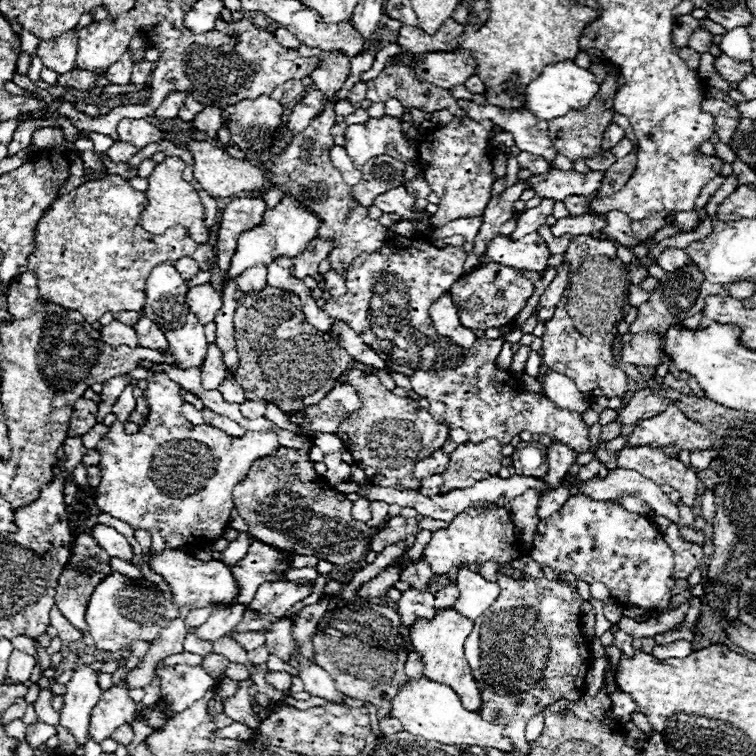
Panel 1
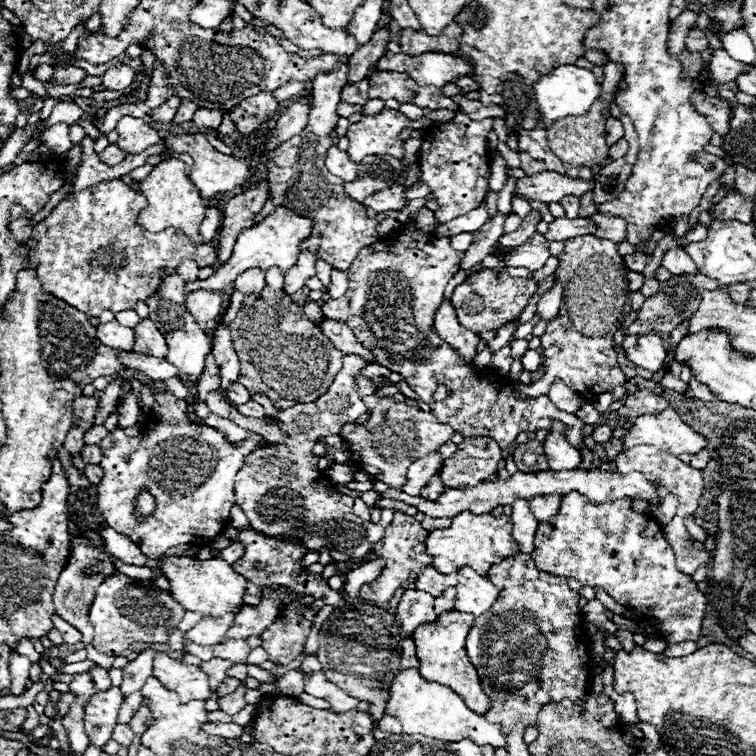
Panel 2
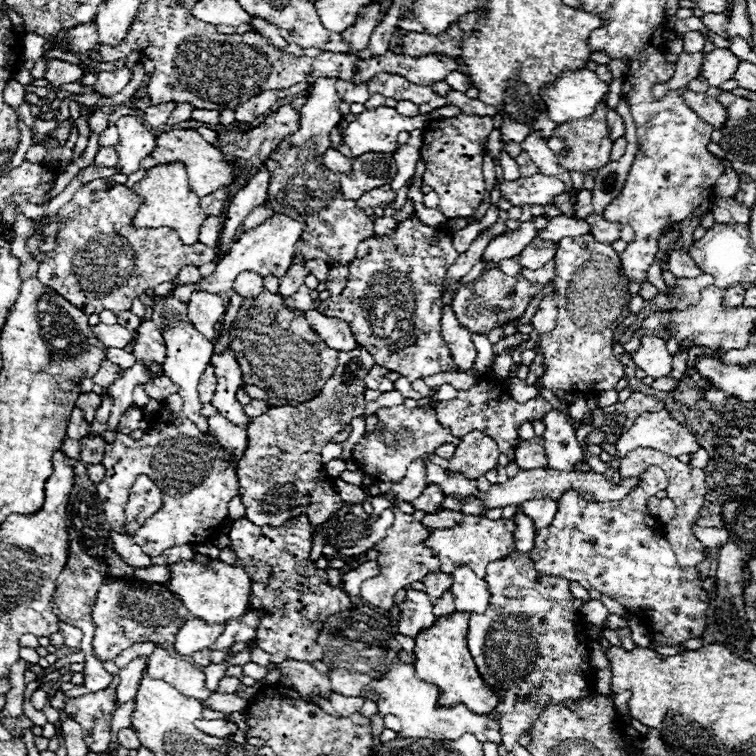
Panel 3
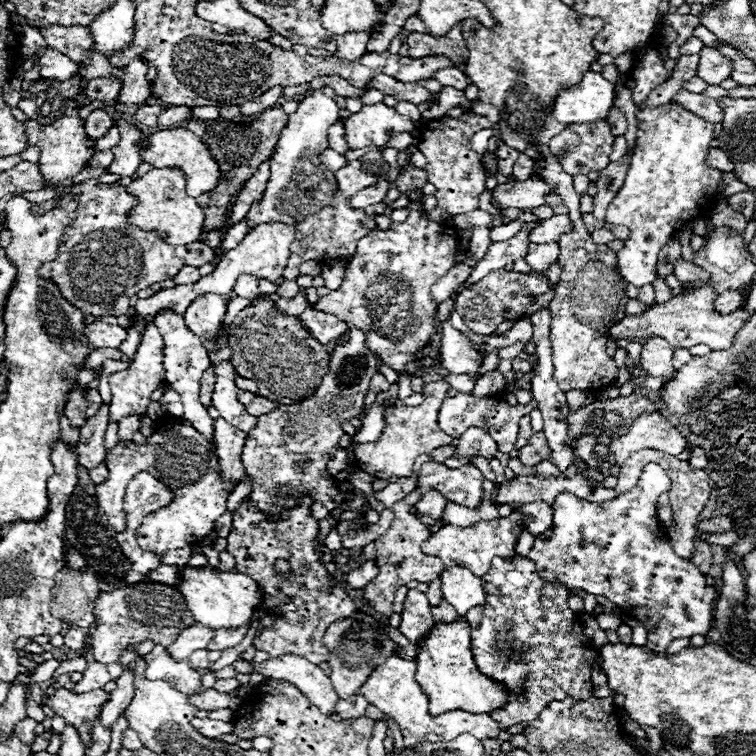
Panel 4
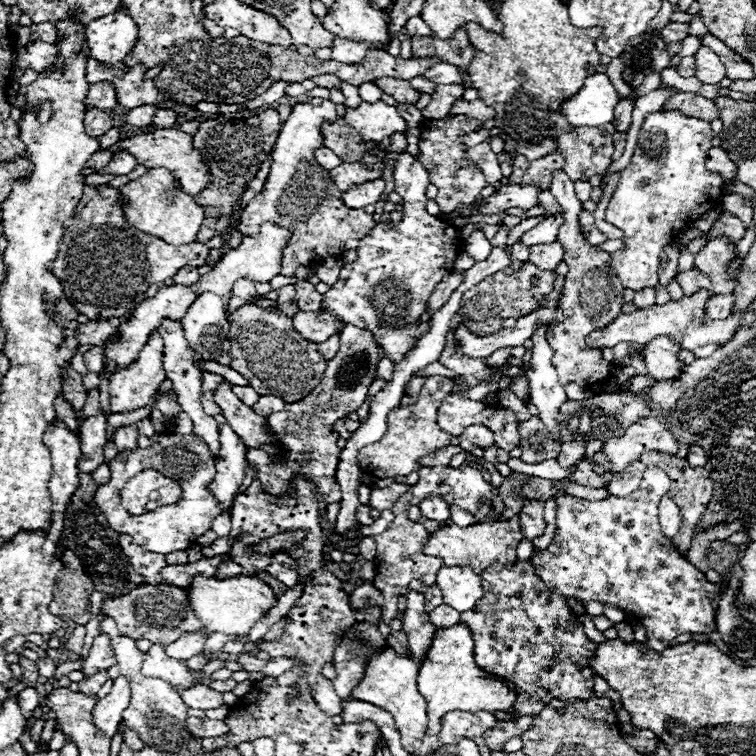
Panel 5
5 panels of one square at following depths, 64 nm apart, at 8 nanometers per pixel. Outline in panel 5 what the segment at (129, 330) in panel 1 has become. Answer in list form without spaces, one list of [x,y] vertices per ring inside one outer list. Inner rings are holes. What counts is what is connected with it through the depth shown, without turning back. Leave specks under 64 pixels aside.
[[[98,320],[98,322],[86,322],[80,324],[76,330],[76,340],[80,344],[92,344],[92,346],[102,346],[104,340],[108,336],[116,334],[116,328],[110,326],[106,320]]]

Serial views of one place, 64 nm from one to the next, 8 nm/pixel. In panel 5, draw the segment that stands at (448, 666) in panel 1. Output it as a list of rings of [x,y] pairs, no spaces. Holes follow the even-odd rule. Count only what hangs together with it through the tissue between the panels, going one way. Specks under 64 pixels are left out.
[[[456,624],[446,630],[436,630],[424,664],[418,670],[418,690],[428,702],[428,734],[438,732],[438,720],[446,712],[508,712],[516,702],[516,690],[510,682],[496,678],[476,666],[474,638],[464,624]]]

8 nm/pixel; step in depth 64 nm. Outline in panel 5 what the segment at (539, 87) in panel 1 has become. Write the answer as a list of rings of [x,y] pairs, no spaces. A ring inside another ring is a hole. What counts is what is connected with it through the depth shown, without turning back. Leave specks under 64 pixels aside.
[[[596,72],[584,80],[584,86],[580,88],[580,92],[576,96],[572,96],[568,102],[564,102],[564,112],[572,126],[600,126],[600,124],[614,120],[614,108],[618,102],[620,102],[620,96],[618,96],[614,84],[610,82],[610,78],[606,74]]]

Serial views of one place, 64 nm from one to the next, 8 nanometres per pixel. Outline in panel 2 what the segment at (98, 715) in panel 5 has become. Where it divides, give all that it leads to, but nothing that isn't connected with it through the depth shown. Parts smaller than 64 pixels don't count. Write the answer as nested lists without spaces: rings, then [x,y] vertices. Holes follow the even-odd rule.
[[[148,648],[144,652],[140,652],[136,656],[136,660],[132,660],[122,672],[124,672],[124,680],[120,684],[120,692],[124,694],[124,698],[128,698],[130,694],[138,692],[144,686],[144,680],[152,674],[152,658],[154,658],[156,650]]]

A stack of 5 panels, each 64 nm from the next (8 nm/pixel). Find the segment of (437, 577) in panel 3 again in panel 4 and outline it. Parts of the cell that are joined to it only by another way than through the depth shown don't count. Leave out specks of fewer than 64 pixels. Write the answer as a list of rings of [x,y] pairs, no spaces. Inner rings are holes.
[[[440,578],[434,580],[430,586],[428,586],[428,592],[426,592],[426,598],[430,600],[430,606],[438,606],[442,602],[442,584],[440,584]]]

